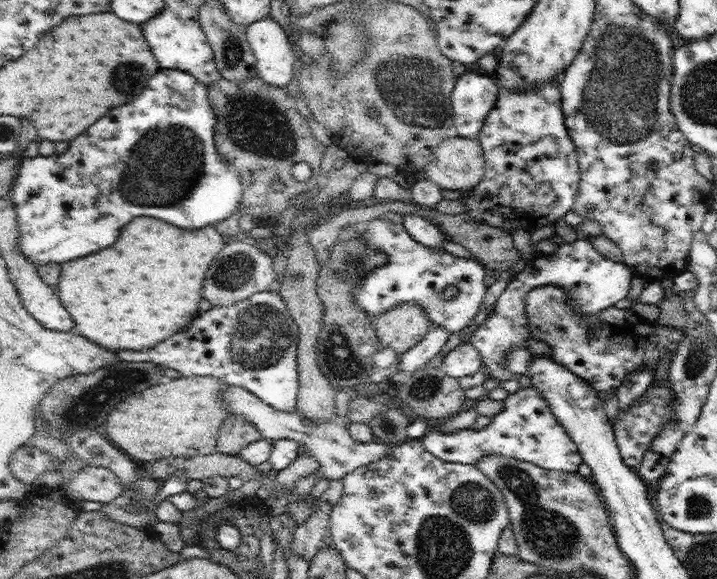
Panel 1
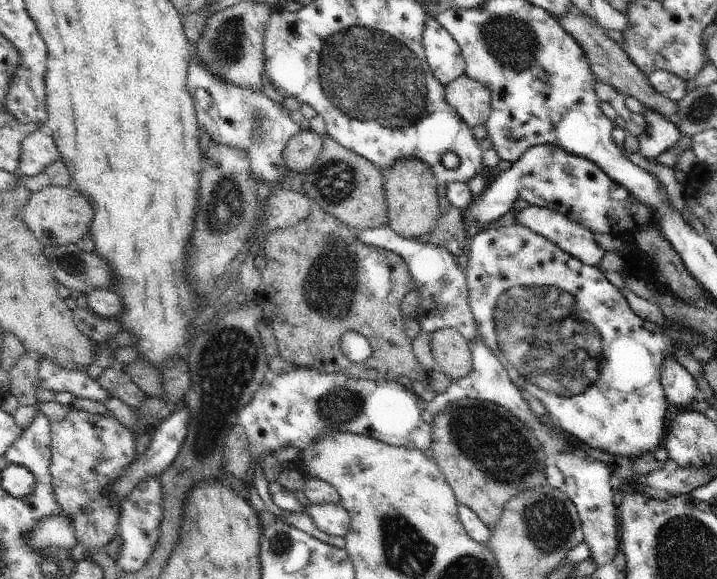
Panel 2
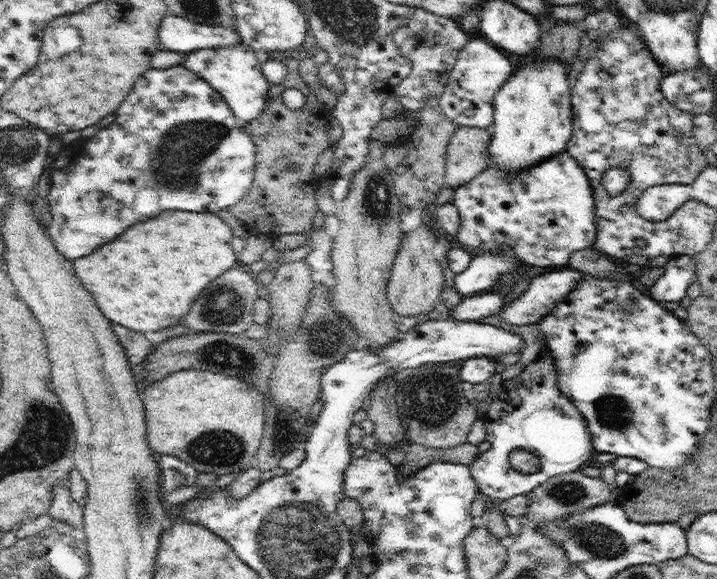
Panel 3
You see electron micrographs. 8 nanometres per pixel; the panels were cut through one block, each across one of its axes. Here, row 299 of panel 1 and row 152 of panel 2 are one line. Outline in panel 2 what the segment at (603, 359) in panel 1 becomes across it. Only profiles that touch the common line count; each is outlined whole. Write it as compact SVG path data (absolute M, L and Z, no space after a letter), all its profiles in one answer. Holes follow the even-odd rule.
M544 143L529 148L520 160L501 171L489 187L475 198L470 208L462 212L466 229L472 234L493 226L513 209L518 198L523 198L530 205L554 210L568 220L582 224L590 232L602 232L616 238L633 239L642 228L656 225L654 210L638 202L622 184L614 182L606 172L602 172L597 164L567 153L559 145Z

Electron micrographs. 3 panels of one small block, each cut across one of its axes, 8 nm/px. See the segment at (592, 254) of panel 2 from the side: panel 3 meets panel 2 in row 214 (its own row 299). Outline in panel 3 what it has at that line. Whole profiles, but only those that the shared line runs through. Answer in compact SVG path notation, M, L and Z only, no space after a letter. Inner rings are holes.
M568 267L561 271L544 272L534 277L529 288L520 297L508 303L498 316L514 326L536 325L577 287L585 275L582 271Z

